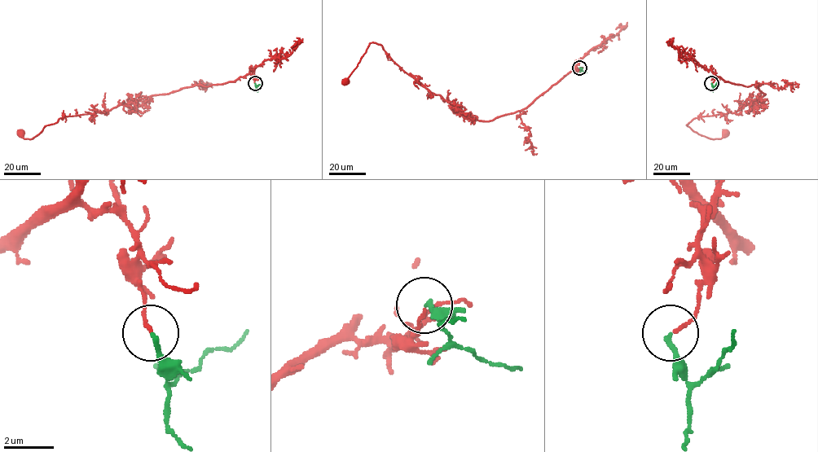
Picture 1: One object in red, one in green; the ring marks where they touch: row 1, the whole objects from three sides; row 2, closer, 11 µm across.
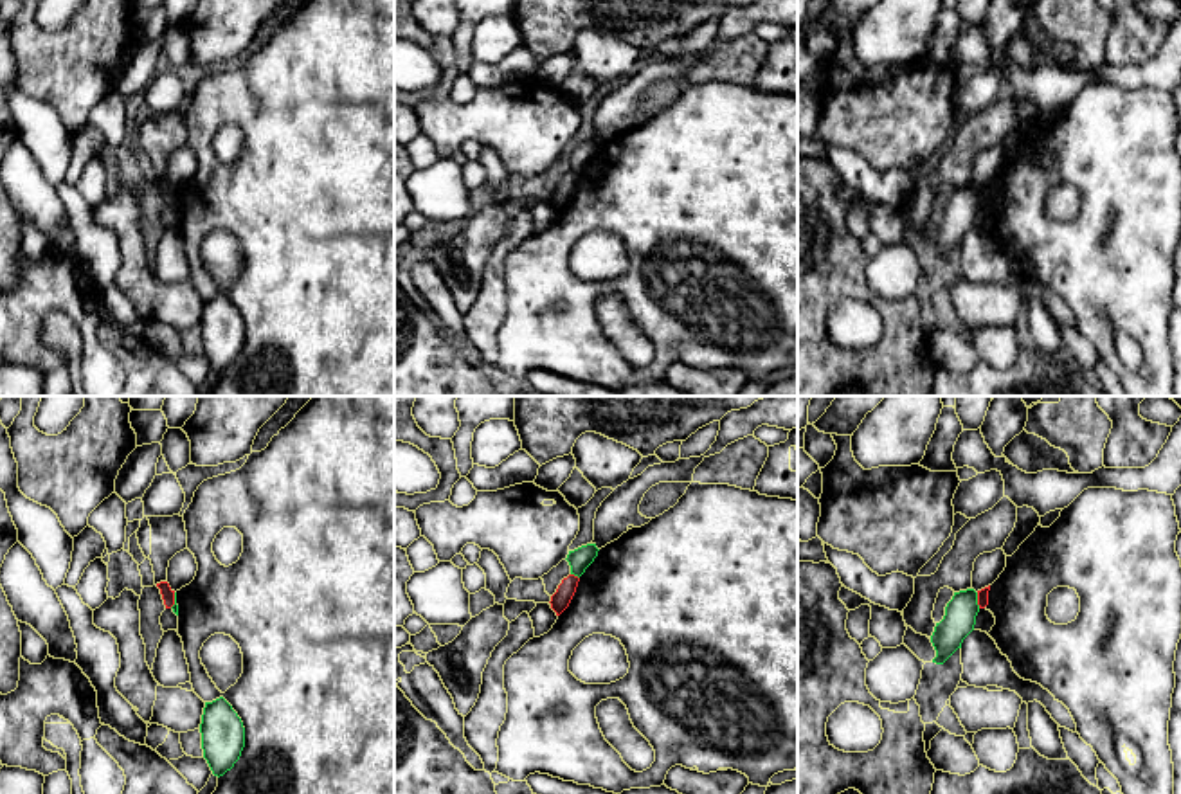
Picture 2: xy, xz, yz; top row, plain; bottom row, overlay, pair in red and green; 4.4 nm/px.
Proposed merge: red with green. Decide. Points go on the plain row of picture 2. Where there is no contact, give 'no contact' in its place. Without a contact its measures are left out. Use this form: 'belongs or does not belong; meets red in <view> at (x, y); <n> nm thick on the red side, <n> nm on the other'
does not belong; meets red in yz at (978, 197); 50 nm thick on the red side, 140 nm on the other

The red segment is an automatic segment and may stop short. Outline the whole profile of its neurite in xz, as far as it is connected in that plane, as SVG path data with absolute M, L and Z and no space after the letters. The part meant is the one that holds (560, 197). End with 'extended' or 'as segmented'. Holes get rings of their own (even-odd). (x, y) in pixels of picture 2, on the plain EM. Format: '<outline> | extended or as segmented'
M569 171L567 175L562 176L558 182L556 189L551 193L551 205L560 212L571 200L576 184L578 184L580 175L574 171Z | as segmented

